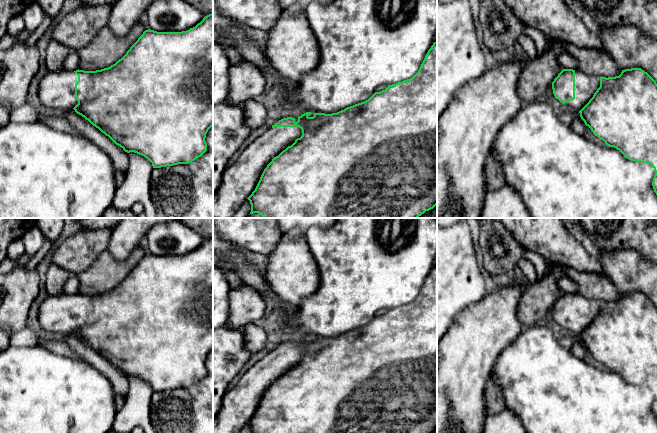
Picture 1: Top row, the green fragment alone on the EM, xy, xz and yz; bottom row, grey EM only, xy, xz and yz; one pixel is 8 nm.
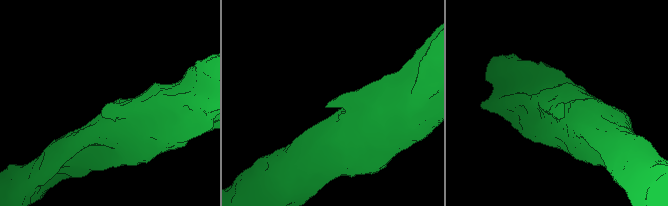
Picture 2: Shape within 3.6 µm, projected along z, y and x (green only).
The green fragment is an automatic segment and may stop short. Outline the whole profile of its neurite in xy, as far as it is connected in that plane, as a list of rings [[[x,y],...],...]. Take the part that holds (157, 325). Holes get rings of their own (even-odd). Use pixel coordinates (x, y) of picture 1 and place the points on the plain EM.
[[[213,237],[205,240],[200,247],[187,255],[157,256],[151,253],[145,254],[126,278],[108,292],[96,295],[64,293],[59,296],[48,296],[39,308],[38,320],[44,331],[64,336],[74,333],[77,338],[88,344],[125,376],[134,376],[147,382],[152,387],[153,392],[191,387],[207,375],[205,362],[208,354],[213,350]]]

